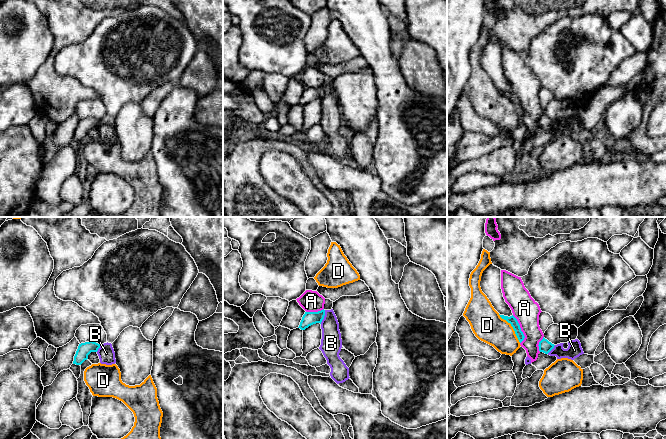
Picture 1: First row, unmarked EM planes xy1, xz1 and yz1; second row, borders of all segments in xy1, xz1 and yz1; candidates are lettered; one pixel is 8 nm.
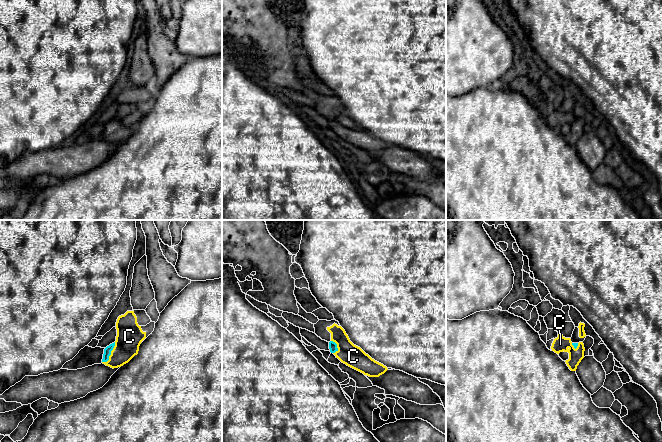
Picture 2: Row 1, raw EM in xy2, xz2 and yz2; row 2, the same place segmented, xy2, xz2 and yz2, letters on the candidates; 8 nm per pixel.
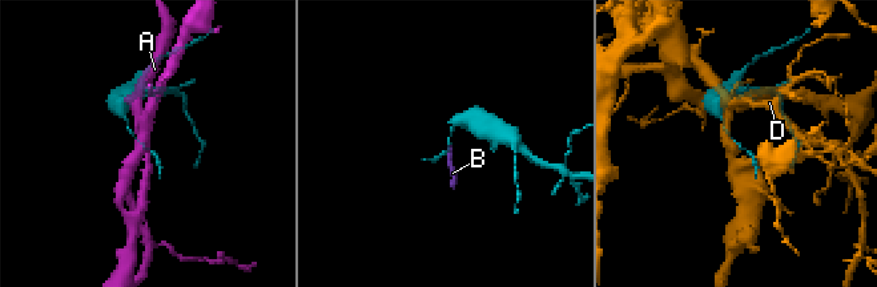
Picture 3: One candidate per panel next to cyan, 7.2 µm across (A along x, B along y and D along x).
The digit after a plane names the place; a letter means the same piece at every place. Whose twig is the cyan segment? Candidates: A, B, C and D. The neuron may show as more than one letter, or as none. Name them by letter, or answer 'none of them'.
C

